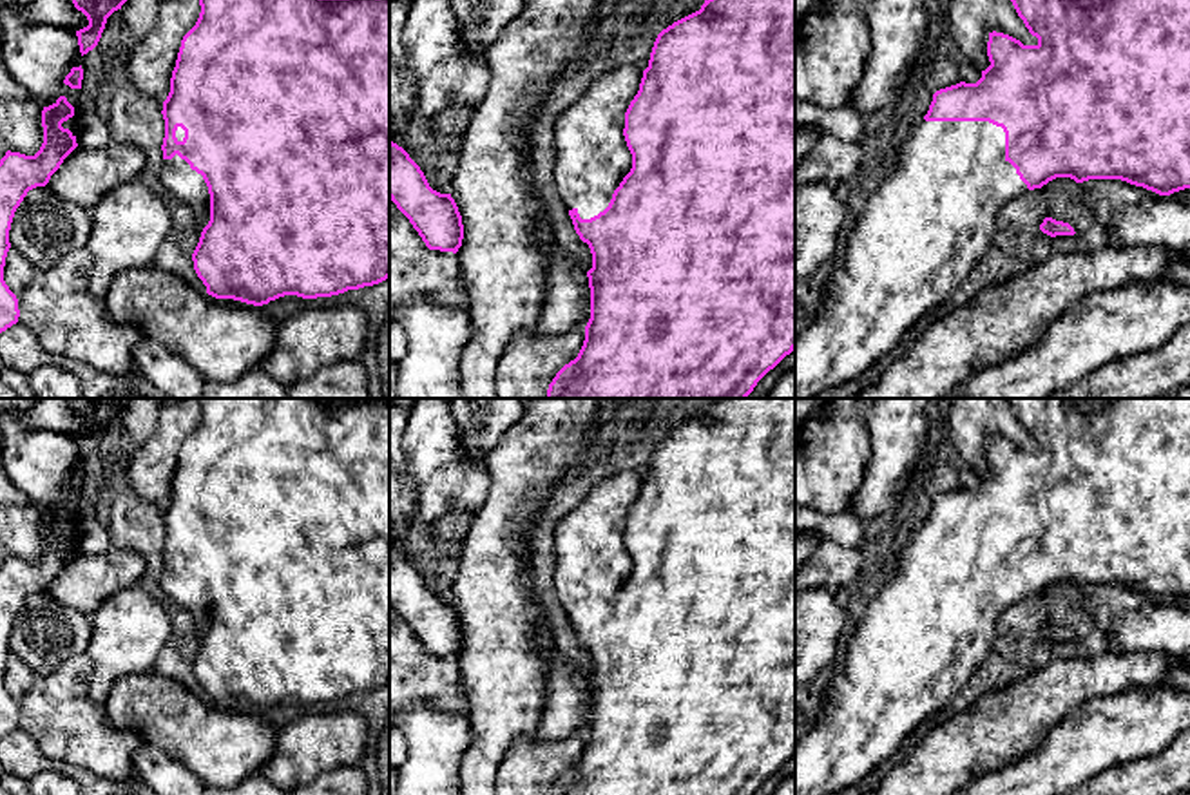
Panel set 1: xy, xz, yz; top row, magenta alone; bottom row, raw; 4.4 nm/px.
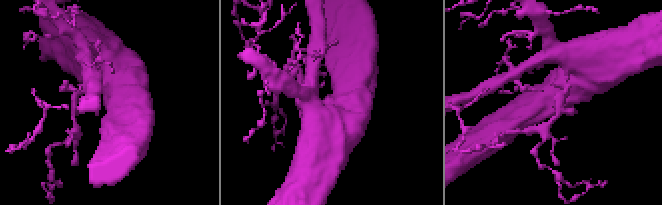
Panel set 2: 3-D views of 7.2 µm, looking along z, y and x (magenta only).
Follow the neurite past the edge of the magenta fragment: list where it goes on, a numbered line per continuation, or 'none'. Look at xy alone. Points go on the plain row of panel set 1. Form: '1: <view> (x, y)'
1: xy (178, 585)

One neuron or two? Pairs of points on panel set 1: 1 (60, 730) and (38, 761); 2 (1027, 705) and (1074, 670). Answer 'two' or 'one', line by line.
1: two
2: one

